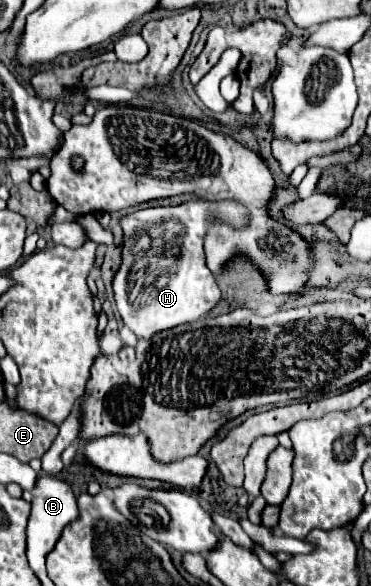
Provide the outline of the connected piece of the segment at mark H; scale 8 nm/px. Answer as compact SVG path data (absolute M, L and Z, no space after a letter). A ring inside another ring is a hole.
M193 197L181 205L171 207L153 207L129 213L119 219L123 227L123 247L121 247L121 265L113 277L113 293L117 309L137 337L151 339L155 331L173 329L183 323L193 323L209 315L209 311L219 303L221 289L205 265L203 239L211 223L225 223L233 229L245 229L249 225L249 209L239 201L205 201Z

